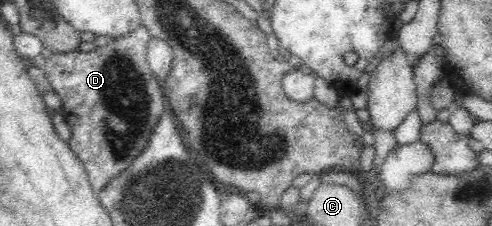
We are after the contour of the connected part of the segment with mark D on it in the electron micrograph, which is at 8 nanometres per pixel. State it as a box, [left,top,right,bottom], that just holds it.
[43,25,166,195]

